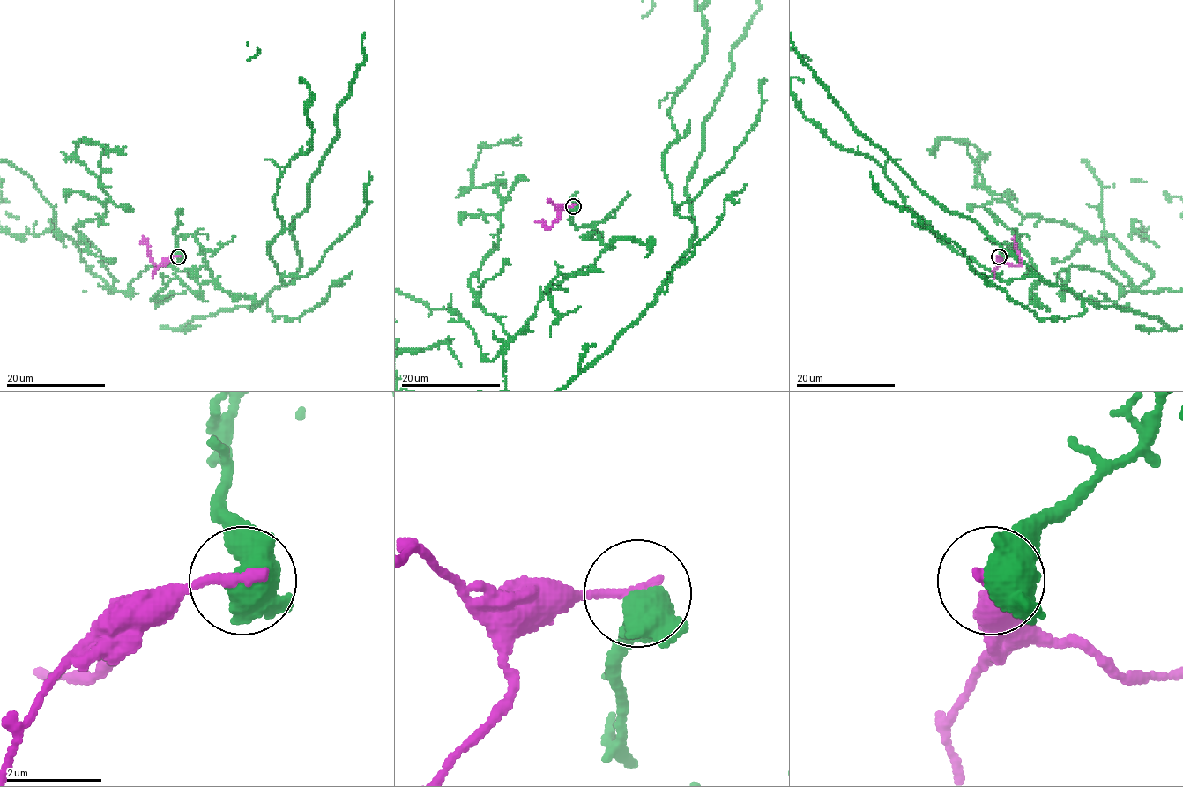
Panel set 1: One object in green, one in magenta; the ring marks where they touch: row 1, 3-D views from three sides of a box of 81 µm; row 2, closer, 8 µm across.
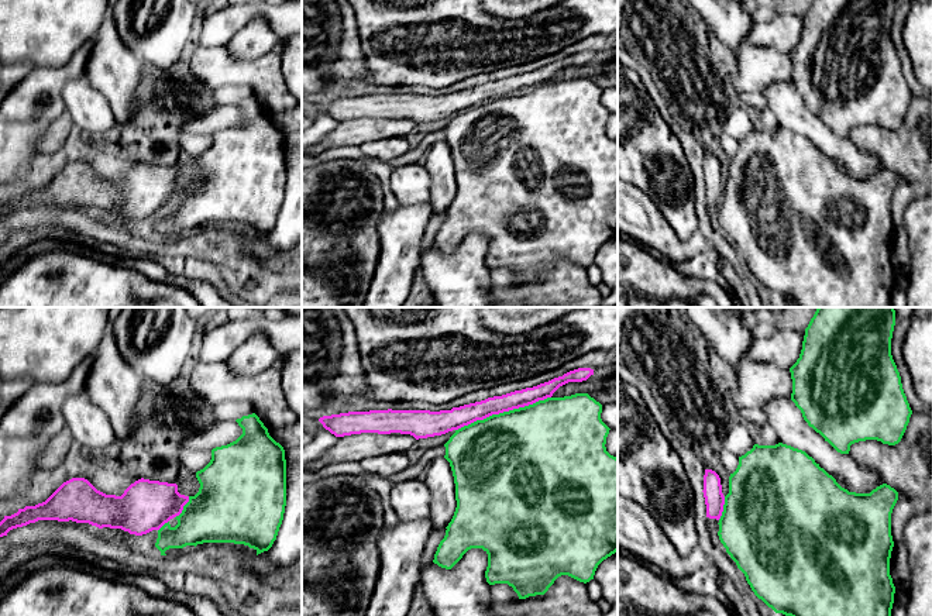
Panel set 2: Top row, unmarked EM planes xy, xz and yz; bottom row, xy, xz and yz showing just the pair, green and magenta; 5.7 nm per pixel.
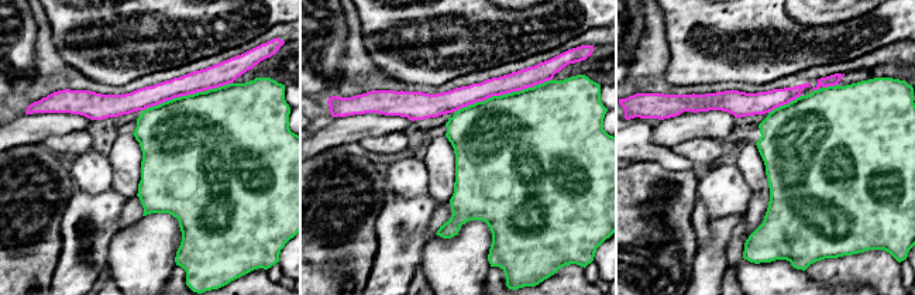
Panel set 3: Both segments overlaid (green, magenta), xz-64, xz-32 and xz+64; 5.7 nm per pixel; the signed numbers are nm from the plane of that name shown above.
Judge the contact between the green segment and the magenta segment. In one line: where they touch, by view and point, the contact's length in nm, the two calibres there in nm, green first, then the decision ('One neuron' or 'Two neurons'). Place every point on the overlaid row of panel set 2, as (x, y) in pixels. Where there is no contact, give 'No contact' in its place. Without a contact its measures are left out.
Touches green at xz (504, 412). Shared border 600 nm. Thickness 500 nm (green) against 120 nm. Two neurons

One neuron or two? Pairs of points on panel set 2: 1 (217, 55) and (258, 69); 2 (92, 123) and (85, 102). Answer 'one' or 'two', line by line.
1: one
2: one

